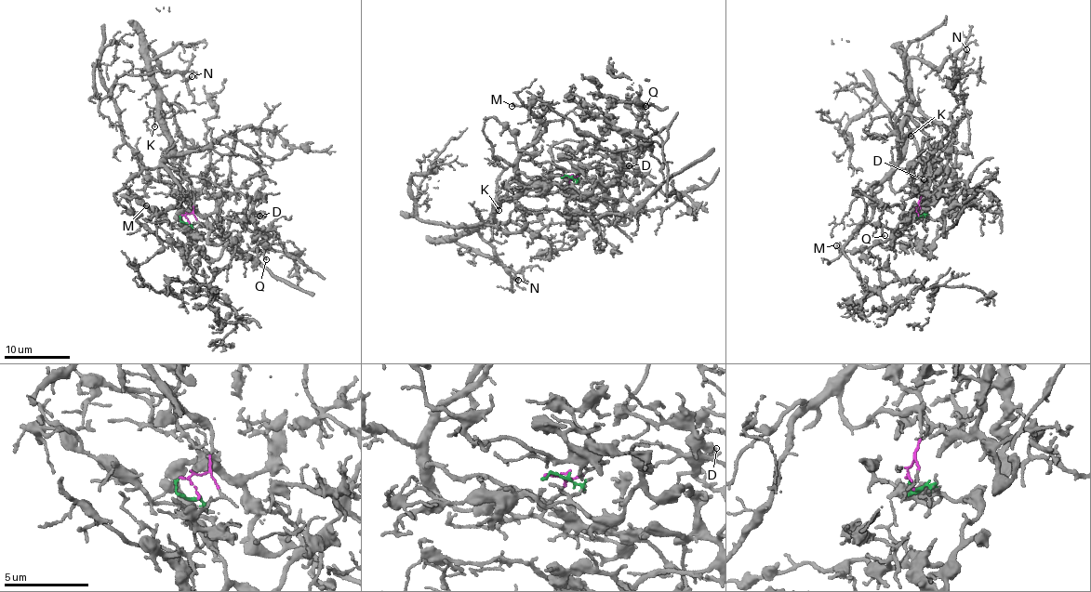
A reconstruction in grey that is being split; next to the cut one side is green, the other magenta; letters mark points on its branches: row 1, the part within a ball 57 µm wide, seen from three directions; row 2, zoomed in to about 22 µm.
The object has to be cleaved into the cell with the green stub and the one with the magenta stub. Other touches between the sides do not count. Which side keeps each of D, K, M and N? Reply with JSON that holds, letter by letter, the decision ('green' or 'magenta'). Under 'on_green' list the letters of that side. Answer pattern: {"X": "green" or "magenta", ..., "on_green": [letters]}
{"D": "green", "K": "magenta", "M": "magenta", "N": "magenta", "on_green": ["D"]}

